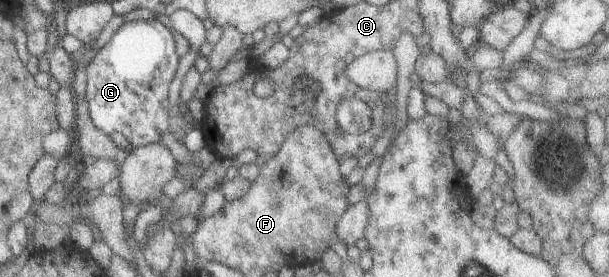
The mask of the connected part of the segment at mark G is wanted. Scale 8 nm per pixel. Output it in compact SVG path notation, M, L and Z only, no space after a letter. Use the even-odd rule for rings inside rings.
M148 18L123 24L85 66L85 97L94 127L110 135L117 131L133 148L158 142L168 129L166 101L179 57L167 26Z

